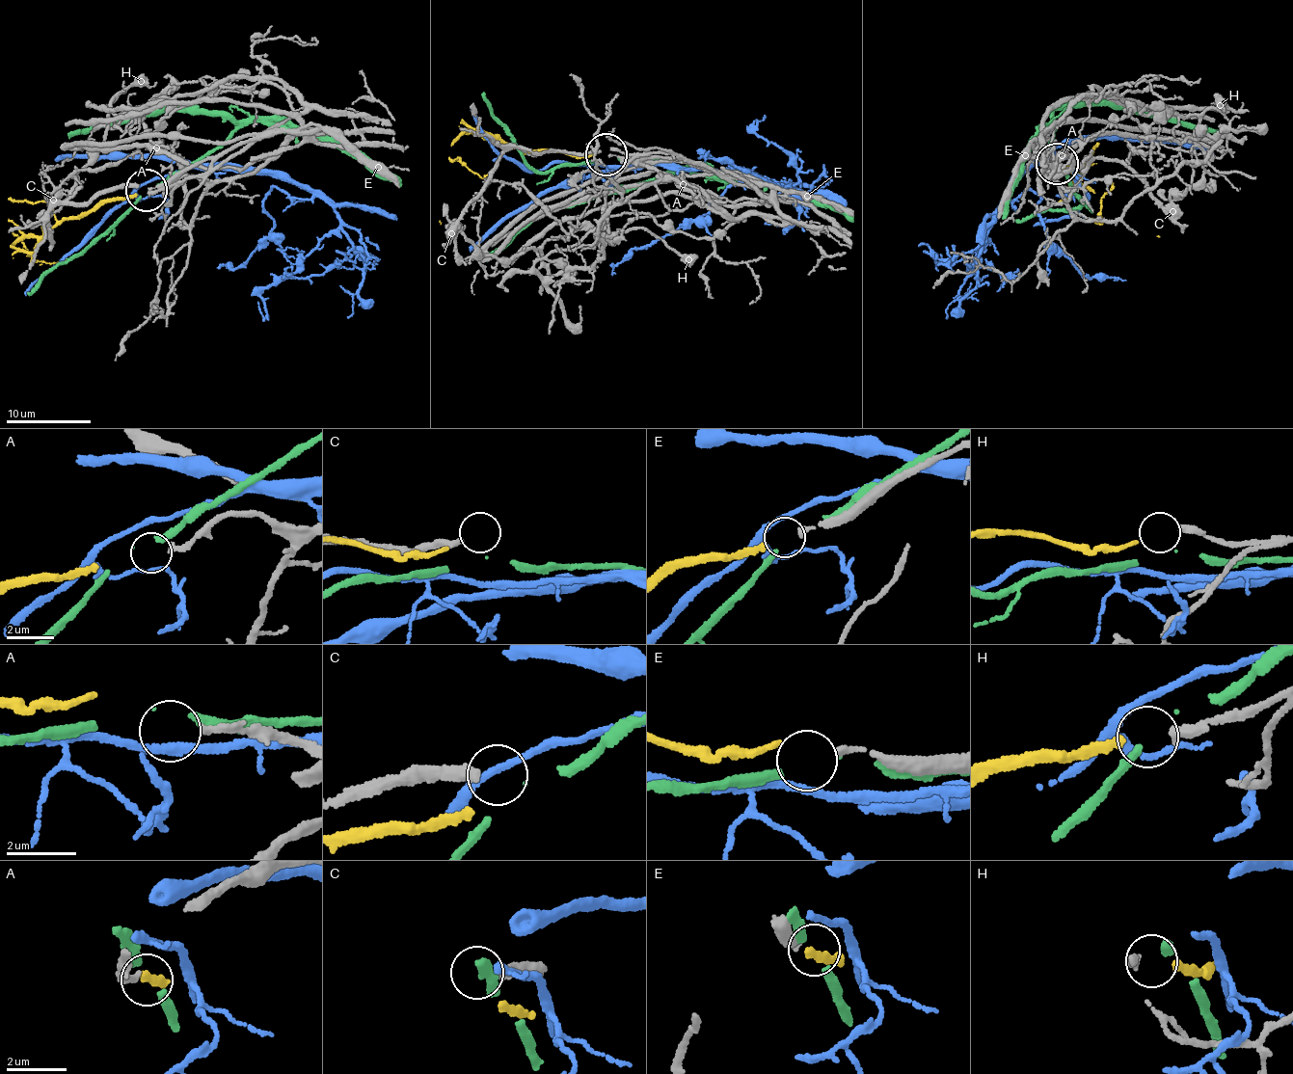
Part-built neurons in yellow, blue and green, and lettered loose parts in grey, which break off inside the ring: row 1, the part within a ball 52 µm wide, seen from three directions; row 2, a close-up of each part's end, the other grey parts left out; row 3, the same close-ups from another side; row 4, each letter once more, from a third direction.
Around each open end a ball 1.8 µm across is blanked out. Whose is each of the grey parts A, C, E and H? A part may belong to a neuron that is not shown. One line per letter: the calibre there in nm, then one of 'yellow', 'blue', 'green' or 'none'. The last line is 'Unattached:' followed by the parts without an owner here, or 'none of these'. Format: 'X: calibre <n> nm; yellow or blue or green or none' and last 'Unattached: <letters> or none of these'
A: calibre 220 nm; none
C: calibre 320 nm; none
E: calibre 180 nm; none
H: calibre 280 nm; yellow
Unattached: A, C, E

